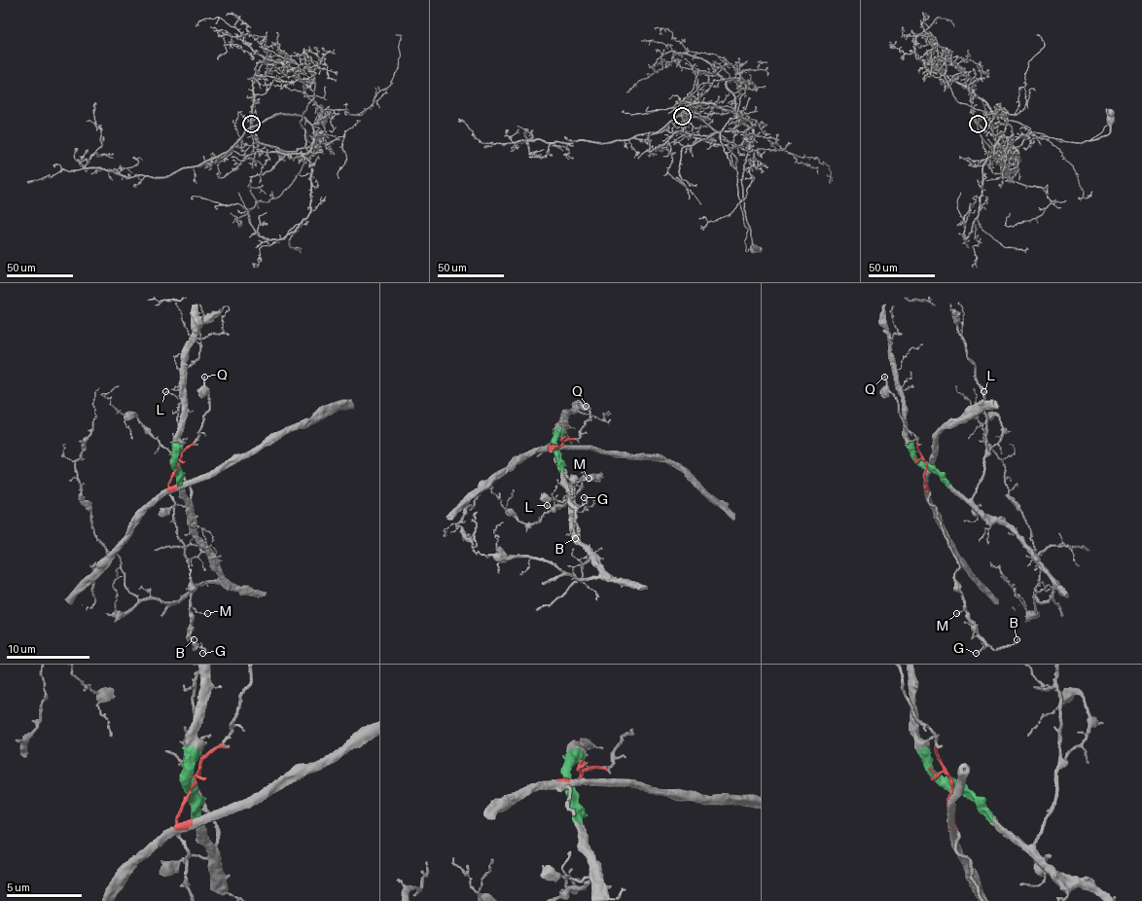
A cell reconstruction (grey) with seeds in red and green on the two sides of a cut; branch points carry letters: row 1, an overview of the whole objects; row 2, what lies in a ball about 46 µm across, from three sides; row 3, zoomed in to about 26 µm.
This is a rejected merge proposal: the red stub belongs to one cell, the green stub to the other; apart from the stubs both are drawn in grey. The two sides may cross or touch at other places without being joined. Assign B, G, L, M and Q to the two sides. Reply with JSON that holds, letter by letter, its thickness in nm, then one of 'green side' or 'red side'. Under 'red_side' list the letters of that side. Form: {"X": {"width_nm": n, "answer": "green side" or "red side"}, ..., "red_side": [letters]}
{"B": {"width_nm": 130, "answer": "red side"}, "G": {"width_nm": 120, "answer": "red side"}, "L": {"width_nm": 140, "answer": "green side"}, "M": {"width_nm": 90, "answer": "red side"}, "Q": {"width_nm": 150, "answer": "red side"}, "red_side": ["B", "G", "M", "Q"]}

